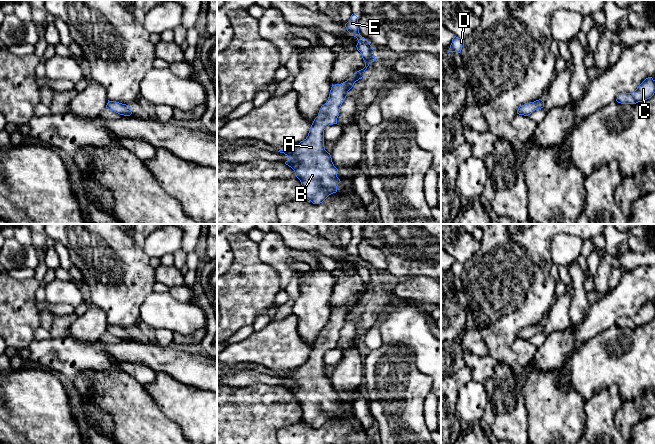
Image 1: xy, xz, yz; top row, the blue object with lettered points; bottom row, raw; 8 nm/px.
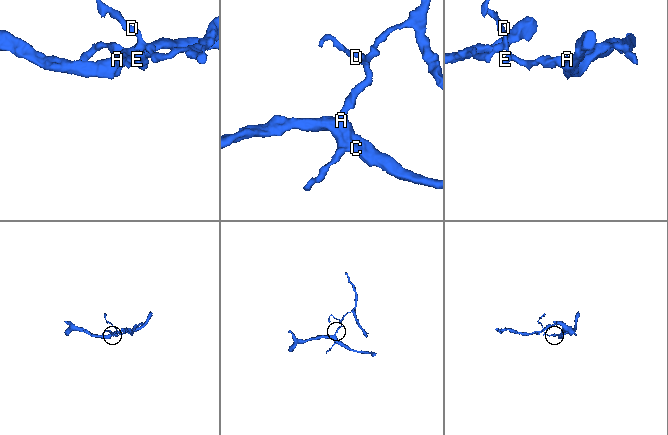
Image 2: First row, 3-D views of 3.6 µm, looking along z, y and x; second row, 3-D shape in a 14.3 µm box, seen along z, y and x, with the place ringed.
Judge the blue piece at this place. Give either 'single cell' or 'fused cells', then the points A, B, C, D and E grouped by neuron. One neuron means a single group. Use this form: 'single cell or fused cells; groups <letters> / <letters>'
fused cells; groups A B C / D E

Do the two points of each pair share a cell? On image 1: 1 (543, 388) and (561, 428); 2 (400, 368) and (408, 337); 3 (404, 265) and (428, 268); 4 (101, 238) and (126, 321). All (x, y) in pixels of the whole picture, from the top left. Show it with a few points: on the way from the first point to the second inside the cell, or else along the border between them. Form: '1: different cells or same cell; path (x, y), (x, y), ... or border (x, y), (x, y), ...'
1: same cell; path (545, 398), (555, 411), (556, 418)
2: different cells; border (383, 343), (401, 343), (409, 346), (417, 366)
3: same cell; path (410, 265), (422, 265)
4: same cell; path (112, 259), (119, 273), (121, 300)

